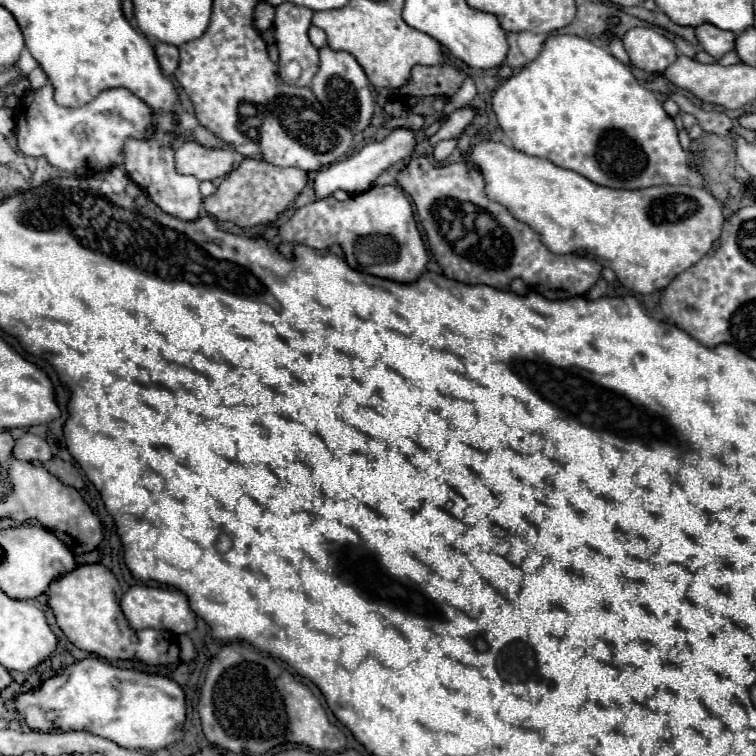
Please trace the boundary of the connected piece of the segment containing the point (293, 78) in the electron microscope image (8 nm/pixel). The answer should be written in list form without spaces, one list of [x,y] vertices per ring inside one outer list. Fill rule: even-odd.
[[[280,4],[276,8],[276,18],[274,18],[274,30],[276,30],[276,44],[280,52],[280,80],[286,84],[294,86],[310,86],[314,74],[318,72],[318,50],[312,46],[308,40],[308,28],[310,28],[310,18],[312,10],[294,6],[294,4]]]

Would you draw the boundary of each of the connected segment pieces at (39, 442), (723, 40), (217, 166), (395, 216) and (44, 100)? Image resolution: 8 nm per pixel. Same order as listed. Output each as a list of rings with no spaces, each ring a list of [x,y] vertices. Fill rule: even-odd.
[[[26,432],[22,438],[16,440],[14,452],[18,460],[28,460],[28,462],[48,462],[52,458],[52,450],[48,442],[30,432]]]
[[[708,22],[696,26],[694,32],[696,32],[696,38],[698,38],[702,50],[708,52],[710,56],[714,56],[716,60],[732,50],[732,44],[734,44],[734,38],[736,38],[734,32],[720,30],[720,28],[716,28],[714,24],[708,24]]]
[[[184,142],[176,154],[176,172],[190,174],[198,180],[224,178],[234,166],[234,152],[228,148],[208,150],[196,142]]]
[[[394,184],[372,186],[368,192],[352,194],[346,202],[338,202],[332,196],[328,200],[310,202],[296,210],[294,216],[278,228],[278,236],[280,242],[276,248],[288,260],[294,258],[296,244],[314,250],[326,250],[338,244],[344,250],[350,268],[402,284],[416,282],[428,264],[428,254],[414,220],[412,204]]]
[[[46,84],[44,88],[26,92],[18,106],[16,106],[16,144],[18,152],[24,156],[40,158],[44,156],[50,166],[68,172],[72,176],[90,178],[96,174],[96,170],[110,170],[114,166],[120,166],[124,162],[124,142],[128,138],[134,140],[146,140],[152,138],[156,132],[152,110],[146,102],[142,102],[138,96],[134,96],[128,88],[110,88],[102,90],[92,102],[80,106],[80,108],[64,108],[54,102],[54,88],[52,84]]]

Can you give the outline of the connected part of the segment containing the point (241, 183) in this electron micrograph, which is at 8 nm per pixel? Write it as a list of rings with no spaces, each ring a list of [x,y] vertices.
[[[242,158],[240,164],[218,184],[216,192],[204,198],[204,208],[214,220],[230,220],[240,228],[270,224],[288,208],[306,184],[308,174],[300,168],[280,168],[260,158]]]

